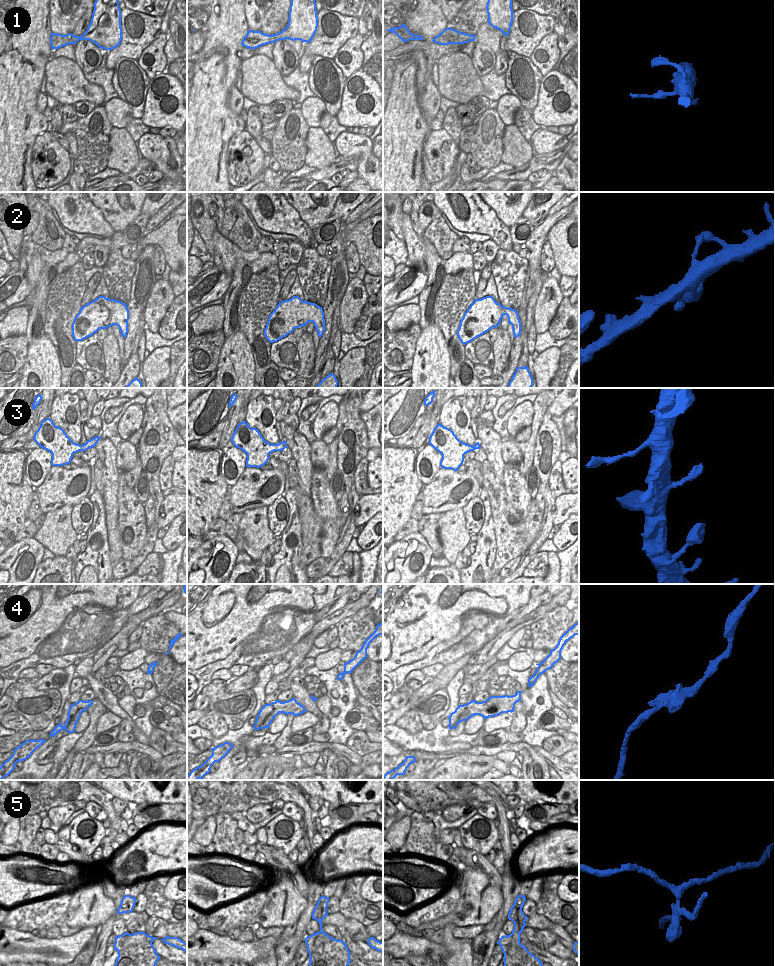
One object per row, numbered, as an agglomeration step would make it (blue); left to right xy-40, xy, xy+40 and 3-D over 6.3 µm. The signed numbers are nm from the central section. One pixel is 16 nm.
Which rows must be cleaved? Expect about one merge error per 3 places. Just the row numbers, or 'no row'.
1, 5

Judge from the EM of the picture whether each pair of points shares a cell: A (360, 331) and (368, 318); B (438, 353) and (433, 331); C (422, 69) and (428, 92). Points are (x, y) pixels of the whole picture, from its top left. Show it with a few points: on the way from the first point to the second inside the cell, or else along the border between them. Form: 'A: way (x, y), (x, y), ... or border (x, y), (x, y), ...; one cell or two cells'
A: way (363, 328), (368, 321); one cell
B: way (433, 348), (433, 336); one cell
C: way (422, 75), (425, 86); one cell

